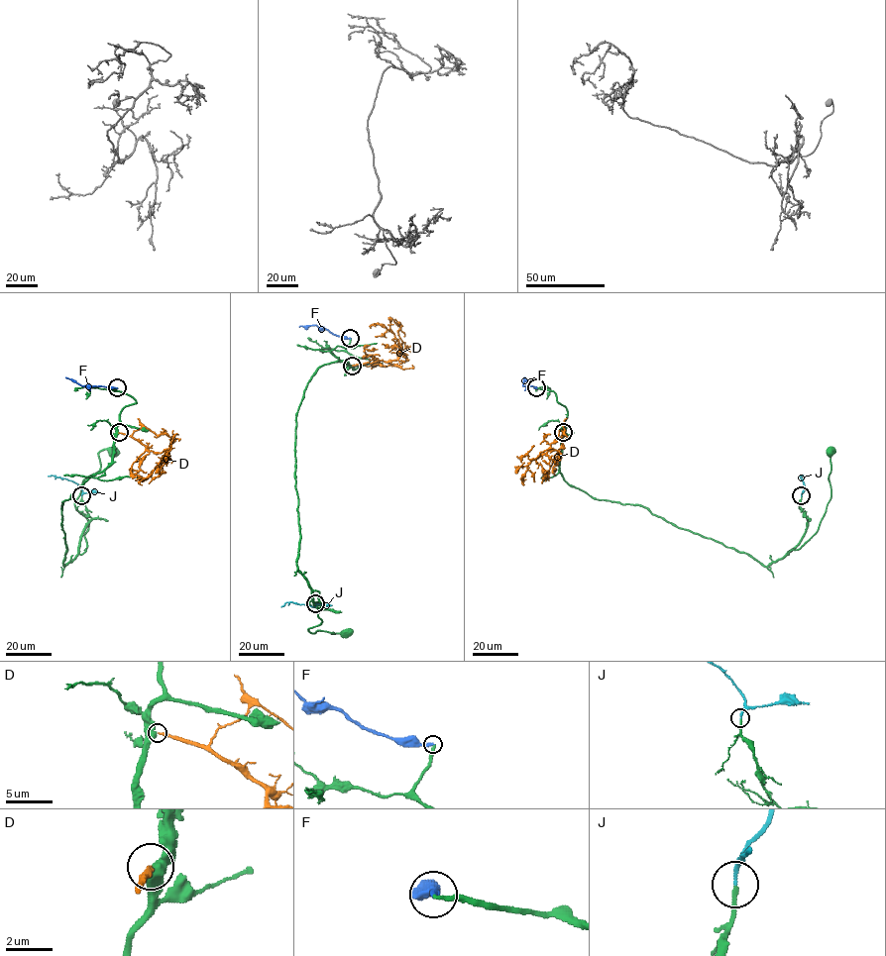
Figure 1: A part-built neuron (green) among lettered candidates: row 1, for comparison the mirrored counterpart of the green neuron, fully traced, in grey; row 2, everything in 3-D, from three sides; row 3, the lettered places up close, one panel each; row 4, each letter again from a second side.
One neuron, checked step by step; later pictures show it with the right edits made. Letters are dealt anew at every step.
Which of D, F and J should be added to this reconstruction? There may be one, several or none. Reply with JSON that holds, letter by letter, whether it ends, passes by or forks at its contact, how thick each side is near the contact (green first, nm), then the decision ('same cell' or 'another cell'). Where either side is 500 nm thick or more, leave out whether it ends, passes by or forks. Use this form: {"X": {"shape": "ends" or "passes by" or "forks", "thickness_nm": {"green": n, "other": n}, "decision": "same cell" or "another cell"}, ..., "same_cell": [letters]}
{"D": {"thickness_nm": {"green": 600, "other": 180}, "decision": "another cell"}, "F": {"shape": "ends", "thickness_nm": {"green": 190, "other": 190}, "decision": "another cell"}, "J": {"shape": "ends", "thickness_nm": {"green": 170, "other": 160}, "decision": "same cell"}, "same_cell": ["J"]}

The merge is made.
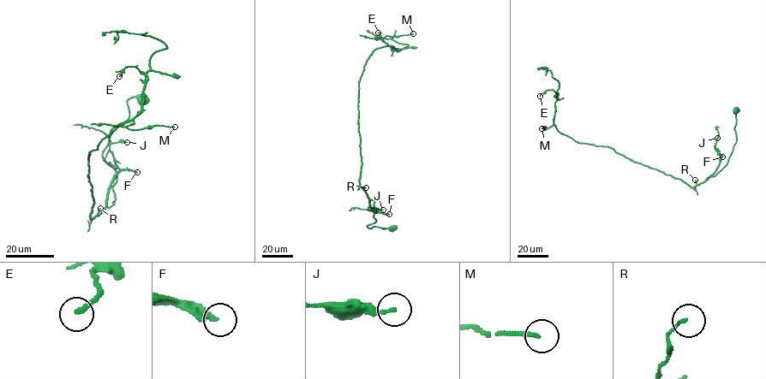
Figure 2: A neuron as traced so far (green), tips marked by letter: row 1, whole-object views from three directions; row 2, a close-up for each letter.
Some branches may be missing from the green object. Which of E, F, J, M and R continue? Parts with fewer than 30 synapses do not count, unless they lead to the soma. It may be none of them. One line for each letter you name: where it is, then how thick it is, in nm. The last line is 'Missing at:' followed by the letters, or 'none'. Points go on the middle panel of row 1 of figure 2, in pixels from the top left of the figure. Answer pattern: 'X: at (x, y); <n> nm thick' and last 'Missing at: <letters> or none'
F: at (389, 214); 280 nm thick
M: at (413, 33); 180 nm thick
Missing at: F, M

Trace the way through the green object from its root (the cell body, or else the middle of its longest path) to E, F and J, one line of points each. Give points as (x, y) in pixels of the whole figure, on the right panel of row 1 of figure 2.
E: (736, 110), (727, 163), (692, 187), (561, 134), (553, 122), (558, 94), (540, 96)
F: (736, 110), (736, 142), (727, 163), (708, 179), (722, 156)
J: (736, 110), (736, 142), (727, 163), (708, 179), (720, 161), (715, 145), (717, 138)

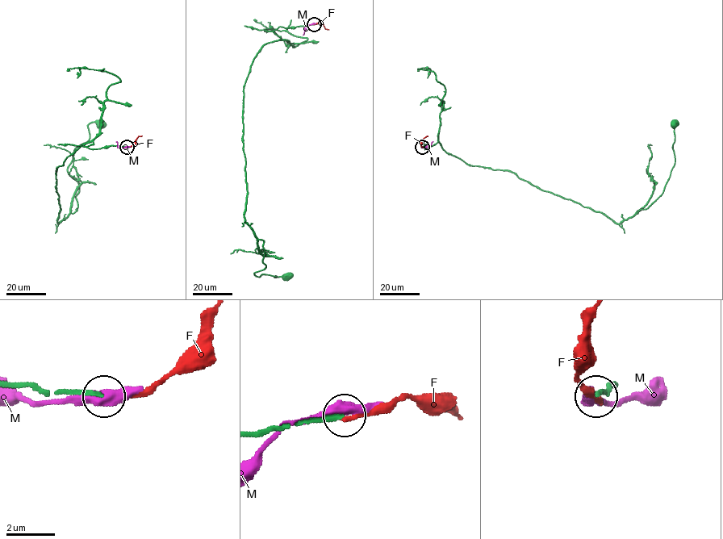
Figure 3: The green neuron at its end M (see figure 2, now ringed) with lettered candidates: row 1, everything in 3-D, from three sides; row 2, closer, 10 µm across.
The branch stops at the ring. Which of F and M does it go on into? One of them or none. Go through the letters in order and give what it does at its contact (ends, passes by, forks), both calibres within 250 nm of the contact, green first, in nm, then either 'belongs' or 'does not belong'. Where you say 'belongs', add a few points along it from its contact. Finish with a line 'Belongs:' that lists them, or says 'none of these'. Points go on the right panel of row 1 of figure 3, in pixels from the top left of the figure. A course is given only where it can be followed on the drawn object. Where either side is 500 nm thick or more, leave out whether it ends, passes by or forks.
F: it ends; calibres 200 and 200 nm; does not belong
M: it passes by; calibres 240 and 380 nm; does not belong
Belongs: none of these

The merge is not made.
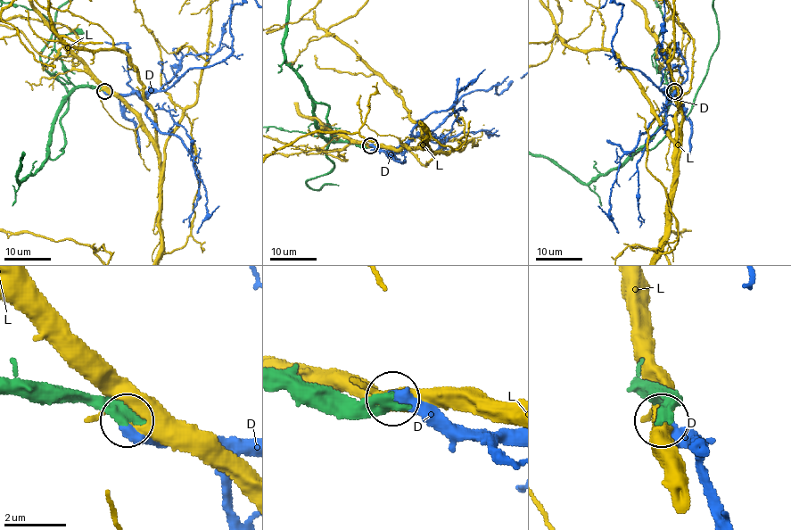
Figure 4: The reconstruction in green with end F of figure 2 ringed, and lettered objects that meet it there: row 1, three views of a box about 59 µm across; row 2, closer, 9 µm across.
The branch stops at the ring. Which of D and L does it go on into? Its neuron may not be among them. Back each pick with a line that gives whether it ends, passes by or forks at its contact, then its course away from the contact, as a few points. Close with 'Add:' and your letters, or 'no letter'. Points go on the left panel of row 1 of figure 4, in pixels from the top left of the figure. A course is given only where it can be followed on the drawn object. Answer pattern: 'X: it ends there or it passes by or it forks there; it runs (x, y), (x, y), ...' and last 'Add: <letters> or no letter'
D: it ends there
Add: D

